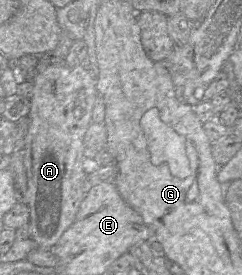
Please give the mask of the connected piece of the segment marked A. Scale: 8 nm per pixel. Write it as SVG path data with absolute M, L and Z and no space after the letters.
M56 64L33 77L34 90L25 135L24 166L27 175L28 231L38 248L50 249L73 224L80 205L89 190L91 163L84 156L83 140L97 99L96 78L82 65L68 67Z

